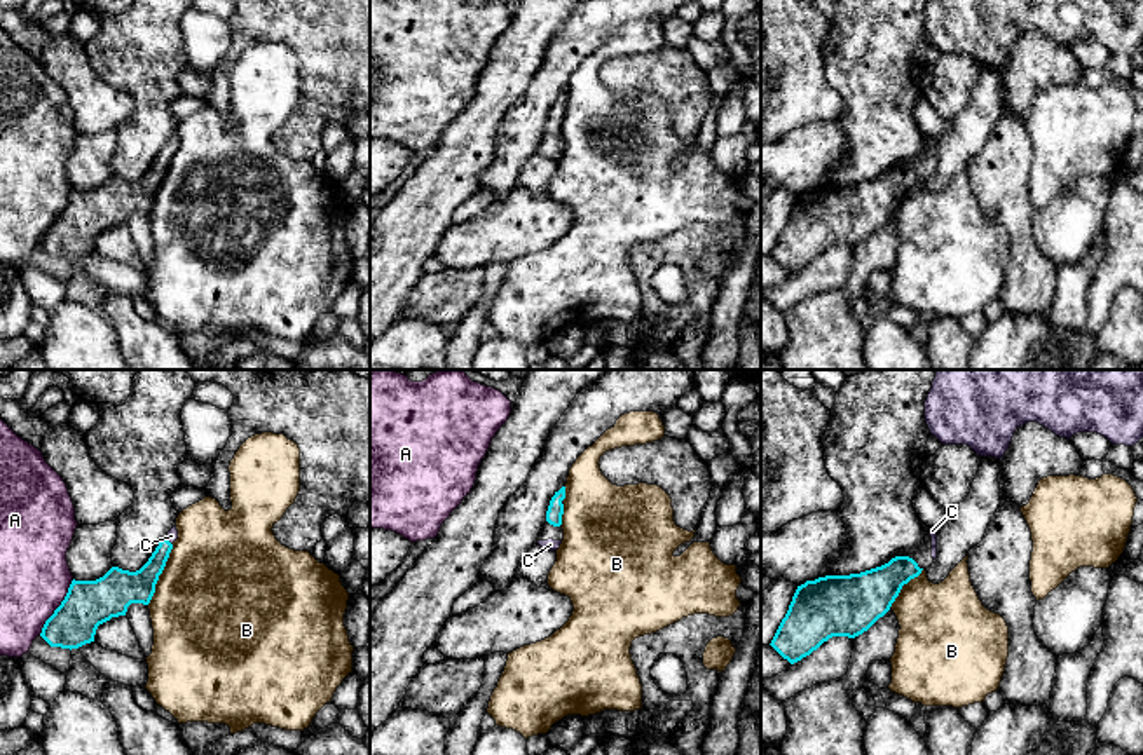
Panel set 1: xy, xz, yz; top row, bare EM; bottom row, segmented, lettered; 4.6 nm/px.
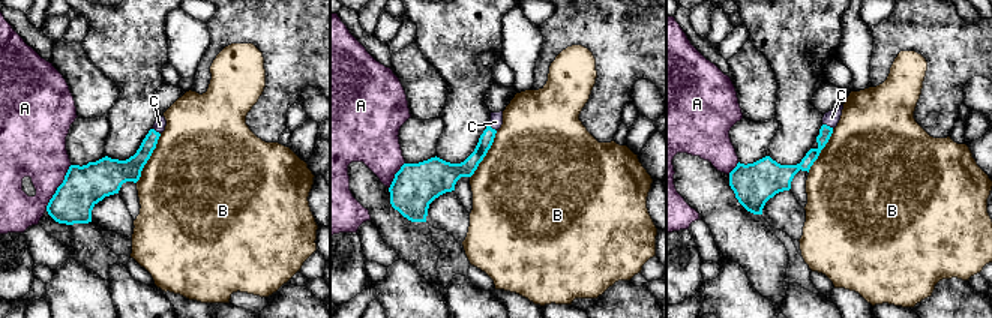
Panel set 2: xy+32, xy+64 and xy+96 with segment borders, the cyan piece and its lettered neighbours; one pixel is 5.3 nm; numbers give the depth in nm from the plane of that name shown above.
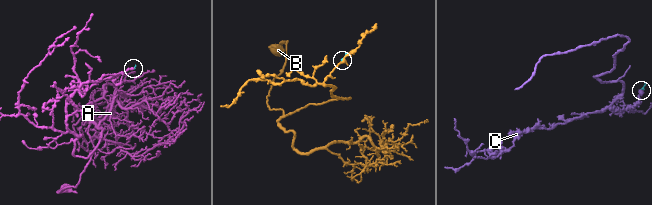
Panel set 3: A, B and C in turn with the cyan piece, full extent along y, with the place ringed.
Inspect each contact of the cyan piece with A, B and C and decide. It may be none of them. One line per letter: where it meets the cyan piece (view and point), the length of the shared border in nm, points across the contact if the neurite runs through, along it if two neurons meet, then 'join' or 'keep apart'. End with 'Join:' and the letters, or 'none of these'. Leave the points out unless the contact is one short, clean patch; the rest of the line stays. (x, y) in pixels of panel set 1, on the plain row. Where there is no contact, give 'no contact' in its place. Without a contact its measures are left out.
A: meets cyan in xy at (58, 217); contact 300 nm long; keep apart
B: meets cyan in xy at (161, 182); contact 300 nm long; keep apart
C: meets cyan in xy at (168, 150); contact 50 nm long; runs through xy (138, 196), (154, 176), (168, 150), (171, 145); join
Join: C

